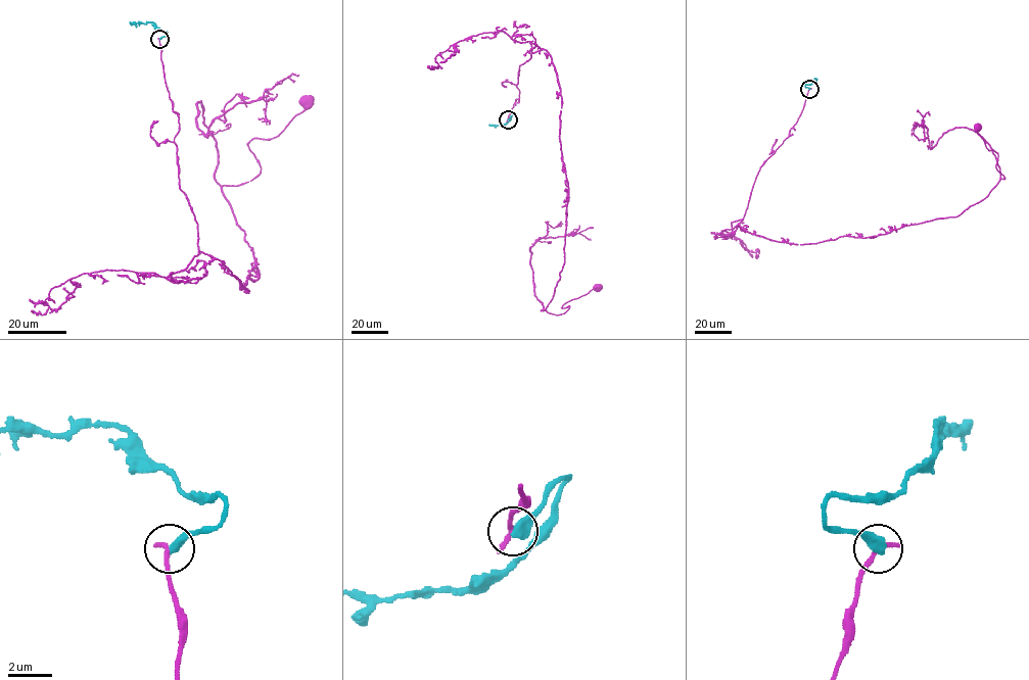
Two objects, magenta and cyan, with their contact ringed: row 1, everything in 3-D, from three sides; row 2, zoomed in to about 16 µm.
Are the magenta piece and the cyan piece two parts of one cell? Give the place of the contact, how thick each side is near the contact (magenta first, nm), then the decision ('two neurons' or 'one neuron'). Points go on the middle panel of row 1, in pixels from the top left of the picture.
place (508, 119); calibres 260 and 500 nm; two neurons

